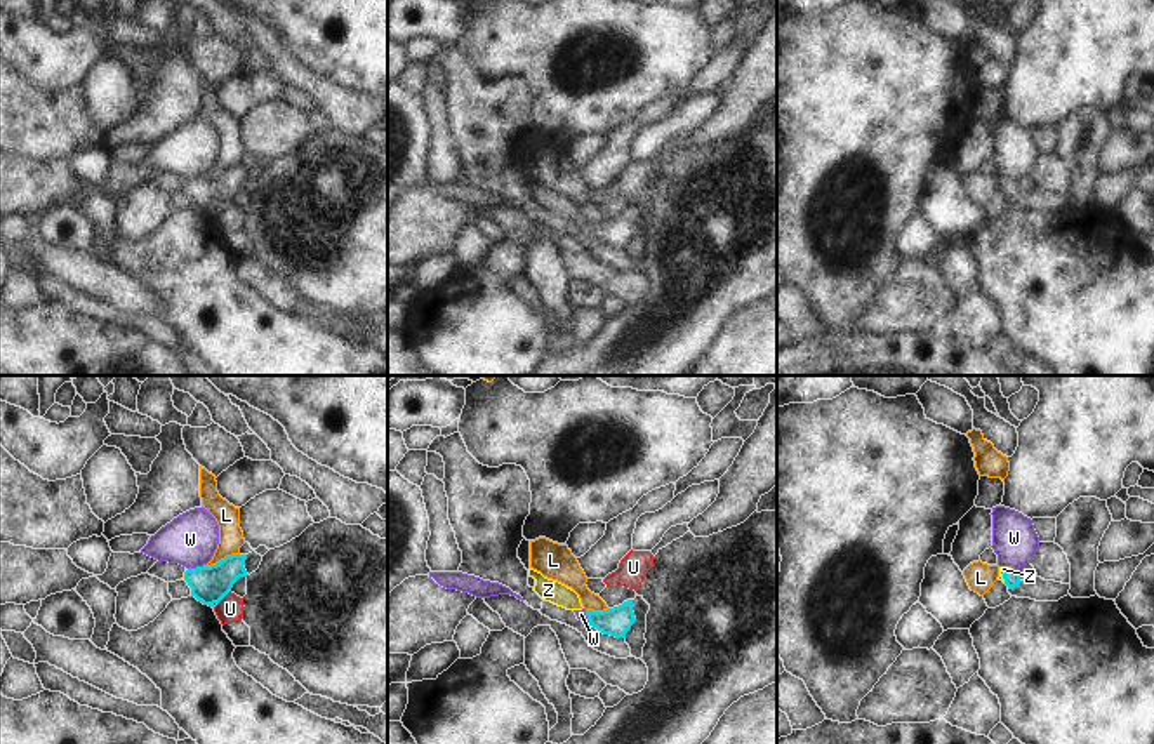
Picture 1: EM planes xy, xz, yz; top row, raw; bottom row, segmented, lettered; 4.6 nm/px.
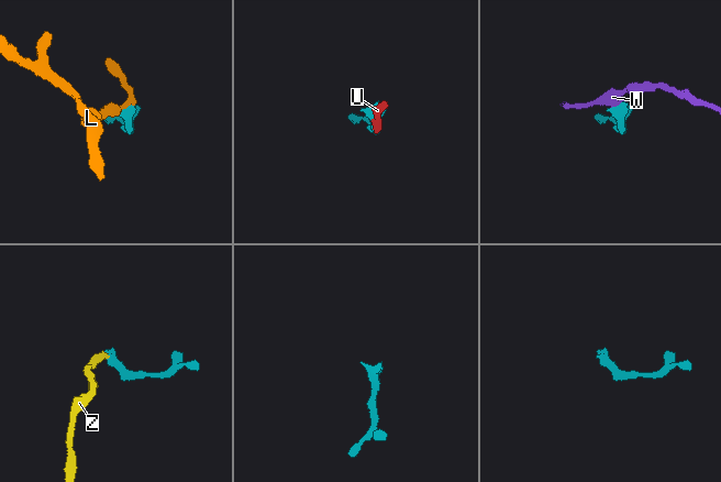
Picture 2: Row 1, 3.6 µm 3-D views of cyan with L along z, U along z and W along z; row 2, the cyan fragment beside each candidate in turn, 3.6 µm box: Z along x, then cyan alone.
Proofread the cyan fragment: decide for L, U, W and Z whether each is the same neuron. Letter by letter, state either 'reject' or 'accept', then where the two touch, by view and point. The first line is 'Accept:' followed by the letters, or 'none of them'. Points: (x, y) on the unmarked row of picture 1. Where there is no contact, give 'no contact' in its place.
Accept: Z
L: reject; meets cyan in xy at (221, 171)
U: reject; meets cyan in xy at (225, 205)
W: reject; meets cyan in xy at (197, 178)
Z: accept; meets cyan in yz at (1005, 183)

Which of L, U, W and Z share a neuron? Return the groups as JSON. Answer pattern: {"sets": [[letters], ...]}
{"sets": [["L"], ["U"], ["W"], ["Z"]]}

